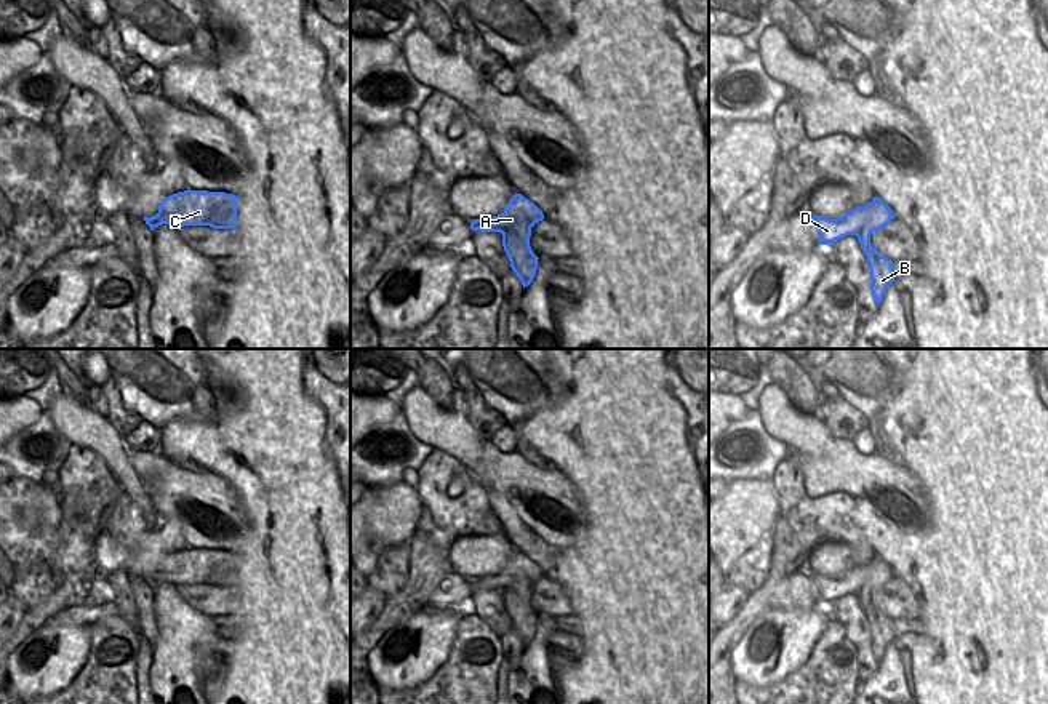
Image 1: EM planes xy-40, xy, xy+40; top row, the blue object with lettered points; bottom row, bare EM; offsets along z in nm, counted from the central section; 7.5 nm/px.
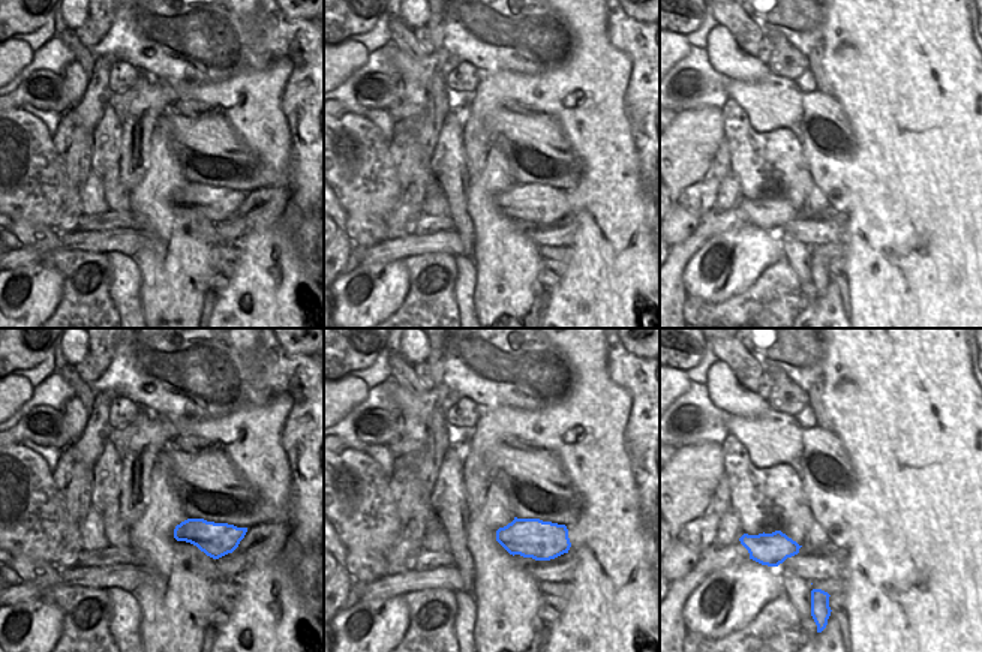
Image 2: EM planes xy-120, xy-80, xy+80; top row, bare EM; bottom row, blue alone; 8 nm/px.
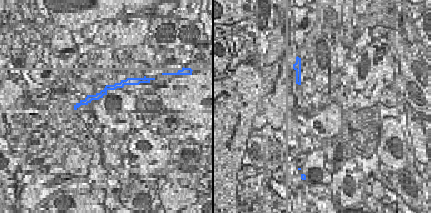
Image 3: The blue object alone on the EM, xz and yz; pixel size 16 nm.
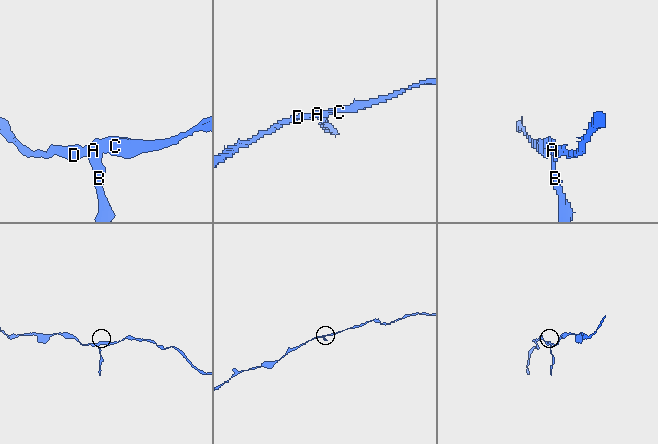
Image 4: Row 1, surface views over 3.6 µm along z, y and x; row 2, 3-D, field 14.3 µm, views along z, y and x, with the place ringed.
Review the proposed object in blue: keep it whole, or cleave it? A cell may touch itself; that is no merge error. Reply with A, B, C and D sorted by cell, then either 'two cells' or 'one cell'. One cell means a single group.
groups A C D / B; two cells

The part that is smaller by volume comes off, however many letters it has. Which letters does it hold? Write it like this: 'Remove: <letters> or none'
Remove: B

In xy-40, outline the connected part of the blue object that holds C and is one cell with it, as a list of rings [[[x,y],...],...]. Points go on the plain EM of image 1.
[[[184,549],[166,555],[158,571],[142,576],[150,587],[162,582],[181,587],[184,584],[210,584],[213,587],[237,586],[238,554],[208,549]]]

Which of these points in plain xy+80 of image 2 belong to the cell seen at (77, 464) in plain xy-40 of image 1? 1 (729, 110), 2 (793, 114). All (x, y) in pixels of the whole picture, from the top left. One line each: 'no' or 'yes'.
1: yes
2: no

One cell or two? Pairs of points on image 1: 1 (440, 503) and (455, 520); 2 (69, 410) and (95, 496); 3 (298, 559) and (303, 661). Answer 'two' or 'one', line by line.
1: one
2: one
3: one

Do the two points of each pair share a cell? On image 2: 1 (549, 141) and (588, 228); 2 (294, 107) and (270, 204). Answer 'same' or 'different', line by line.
1: different
2: different

